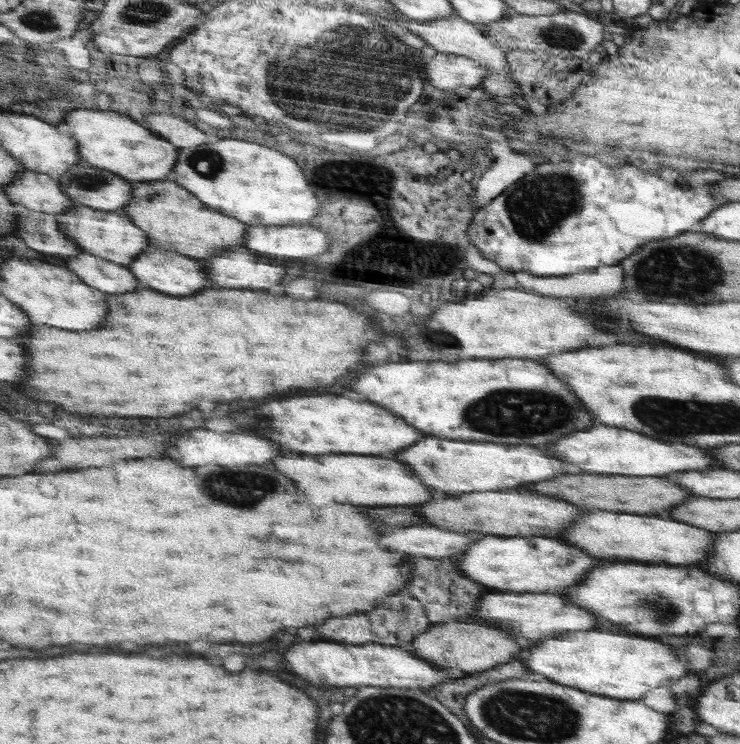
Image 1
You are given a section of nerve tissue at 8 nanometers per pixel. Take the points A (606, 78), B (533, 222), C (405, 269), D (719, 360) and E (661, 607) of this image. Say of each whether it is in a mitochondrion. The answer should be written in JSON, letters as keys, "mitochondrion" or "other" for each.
{"A":"other","B":"mitochondrion","C":"mitochondrion","D":"other","E":"mitochondrion"}

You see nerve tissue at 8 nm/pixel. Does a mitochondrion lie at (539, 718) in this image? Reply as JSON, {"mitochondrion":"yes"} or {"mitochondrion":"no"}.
{"mitochondrion":"yes"}

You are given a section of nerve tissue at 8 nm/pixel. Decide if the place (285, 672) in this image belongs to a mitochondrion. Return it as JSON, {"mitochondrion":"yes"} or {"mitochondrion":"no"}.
{"mitochondrion":"no"}

